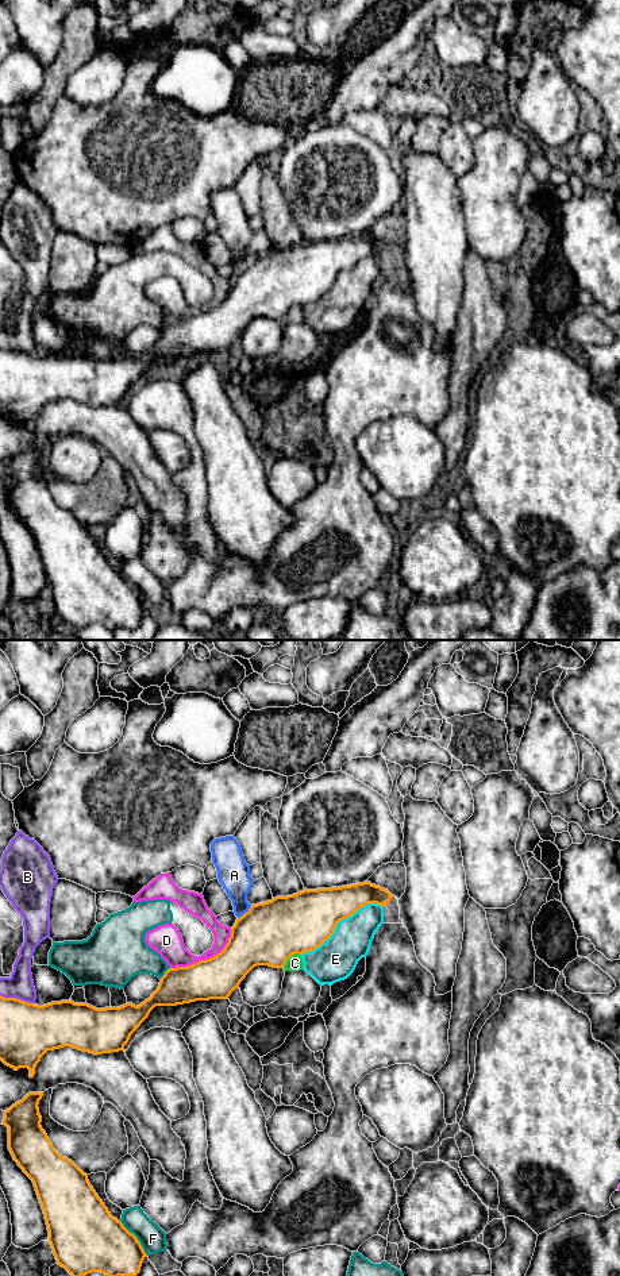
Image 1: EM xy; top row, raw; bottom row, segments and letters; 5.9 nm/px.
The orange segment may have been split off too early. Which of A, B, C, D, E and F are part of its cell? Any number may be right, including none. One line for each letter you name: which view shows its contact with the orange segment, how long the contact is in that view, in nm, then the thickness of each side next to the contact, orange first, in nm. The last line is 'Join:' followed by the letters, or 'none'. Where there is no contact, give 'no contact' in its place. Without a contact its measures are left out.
Join: none

